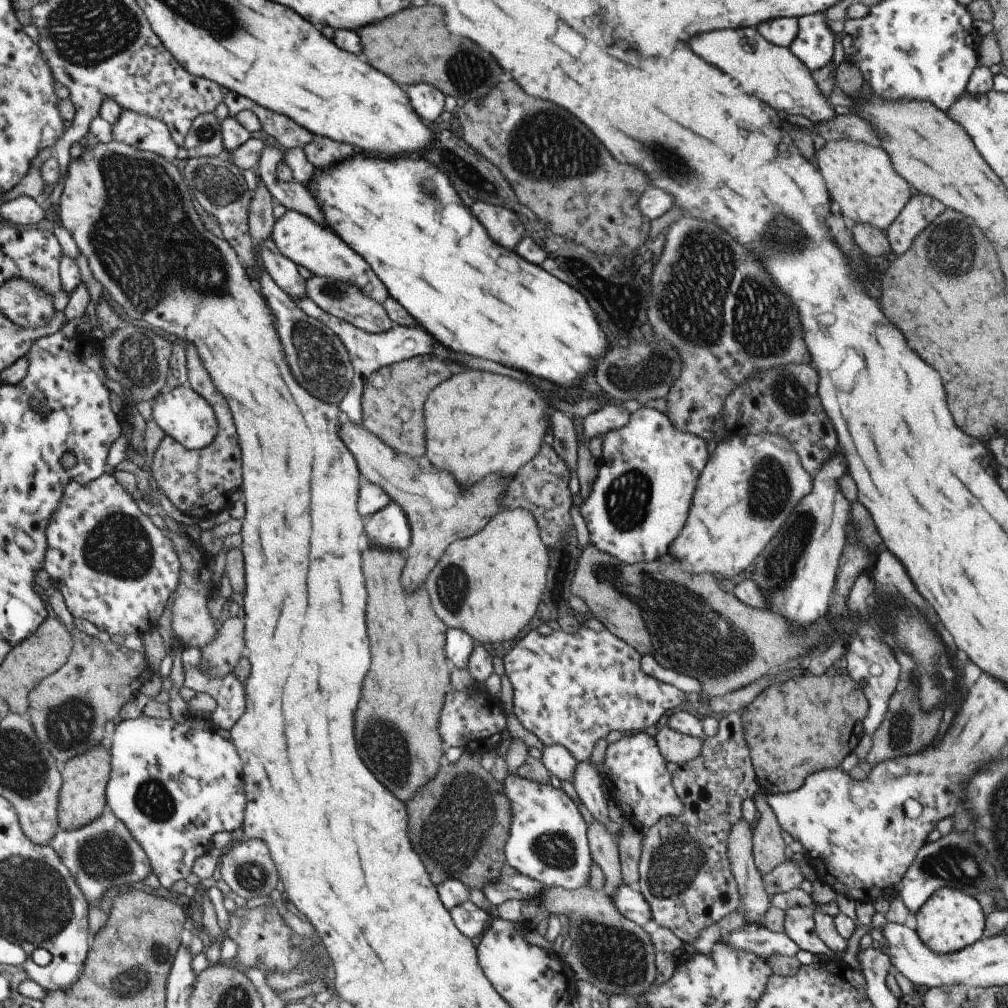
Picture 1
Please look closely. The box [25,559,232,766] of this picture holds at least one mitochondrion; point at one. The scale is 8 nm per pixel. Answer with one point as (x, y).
(70, 725)

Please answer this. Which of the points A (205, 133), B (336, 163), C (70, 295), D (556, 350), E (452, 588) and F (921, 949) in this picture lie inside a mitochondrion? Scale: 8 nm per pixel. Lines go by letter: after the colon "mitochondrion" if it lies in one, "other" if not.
A: mitochondrion
B: other
C: other
D: other
E: mitochondrion
F: other

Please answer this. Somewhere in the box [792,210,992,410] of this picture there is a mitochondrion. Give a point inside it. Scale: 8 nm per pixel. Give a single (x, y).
(947, 232)

